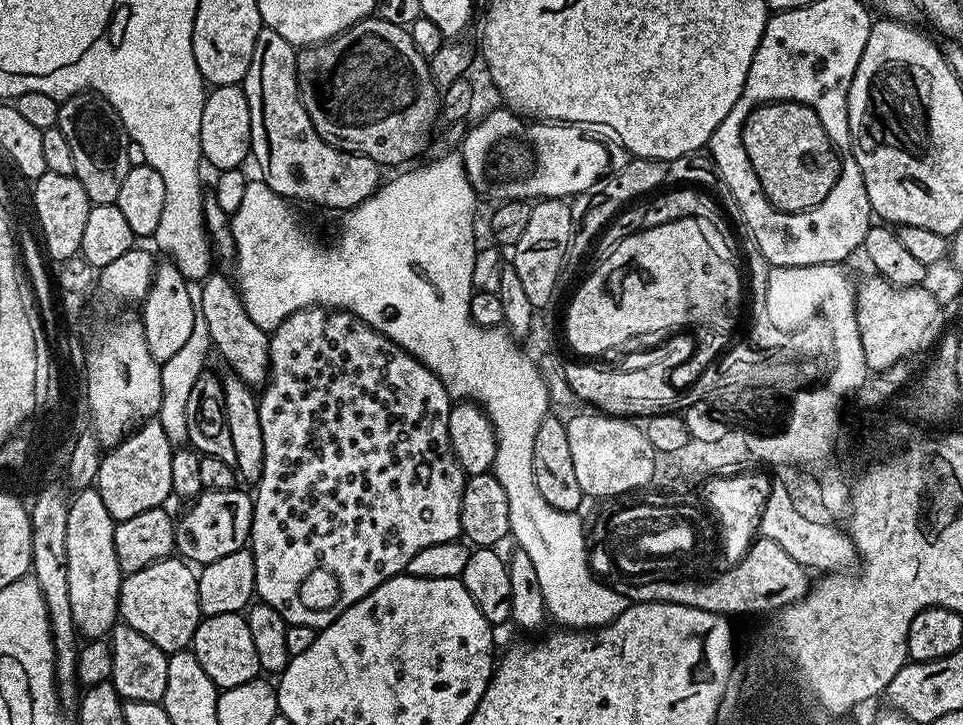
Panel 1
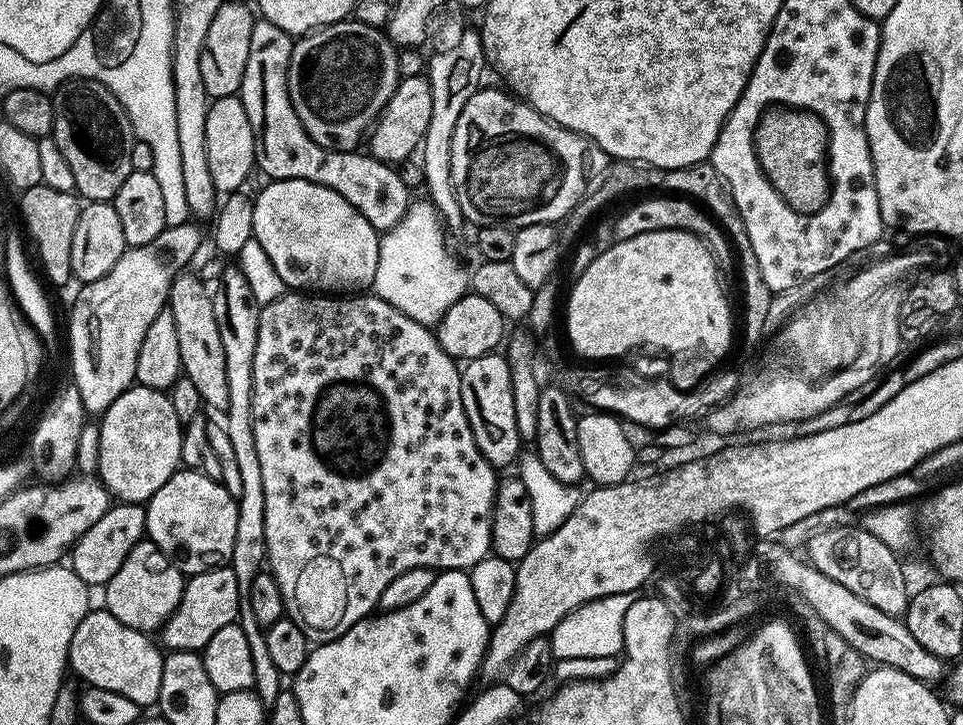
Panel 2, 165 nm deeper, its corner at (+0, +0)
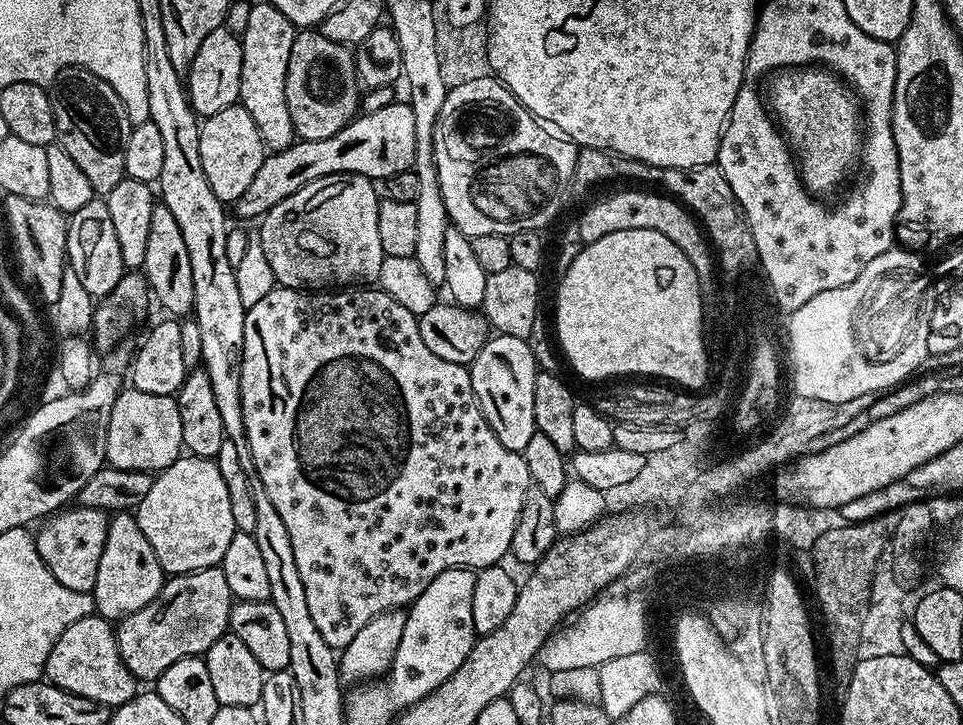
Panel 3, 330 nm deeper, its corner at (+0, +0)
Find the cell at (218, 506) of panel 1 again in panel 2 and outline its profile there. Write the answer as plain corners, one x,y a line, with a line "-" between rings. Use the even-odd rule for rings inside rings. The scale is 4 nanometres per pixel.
177,470
166,486
146,501
146,536
180,567
181,572
205,572
229,563
234,549
238,510
237,497
230,495
221,481
211,480
197,472

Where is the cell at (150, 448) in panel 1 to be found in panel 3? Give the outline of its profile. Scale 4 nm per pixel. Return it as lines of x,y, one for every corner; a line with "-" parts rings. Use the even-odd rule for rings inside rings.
131,386
120,391
106,430
104,458
111,467
159,474
180,459
183,448
182,418
175,396
146,394

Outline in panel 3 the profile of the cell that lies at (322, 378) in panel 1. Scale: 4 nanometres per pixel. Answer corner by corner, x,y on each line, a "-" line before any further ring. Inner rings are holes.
277,286
266,294
266,298
248,304
244,313
246,326
240,393
242,422
248,435
250,454
267,497
278,510
290,534
295,565
306,590
307,609
319,633
335,650
343,650
354,639
354,634
370,622
370,618
392,608
407,609
422,594
422,590
438,578
438,574
451,568
479,570
498,564
502,556
512,550
514,526
518,526
522,502
529,488
533,487
532,475
523,455
506,450
506,446
498,442
498,434
490,430
490,422
486,422
474,395
468,368
446,362
446,358
433,354
426,347
426,342
422,342
419,319
383,290
373,288
356,286
351,290
301,290

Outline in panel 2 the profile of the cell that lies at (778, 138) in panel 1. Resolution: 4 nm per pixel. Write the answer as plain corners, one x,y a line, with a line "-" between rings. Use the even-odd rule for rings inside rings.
773,106
763,113
760,117
759,124
755,128
755,152
756,157
759,160
760,170
764,173
765,179
771,182
776,190
778,190
781,198
788,205
794,209
795,212
800,215
808,215
810,213
817,213
822,208
825,202
828,200
828,195
831,192
832,177
828,174
828,168
830,172
830,166
826,164
826,152
830,150
830,133
828,128
825,126
824,121
820,116
817,116
815,112
810,112
808,109
793,109
787,106

